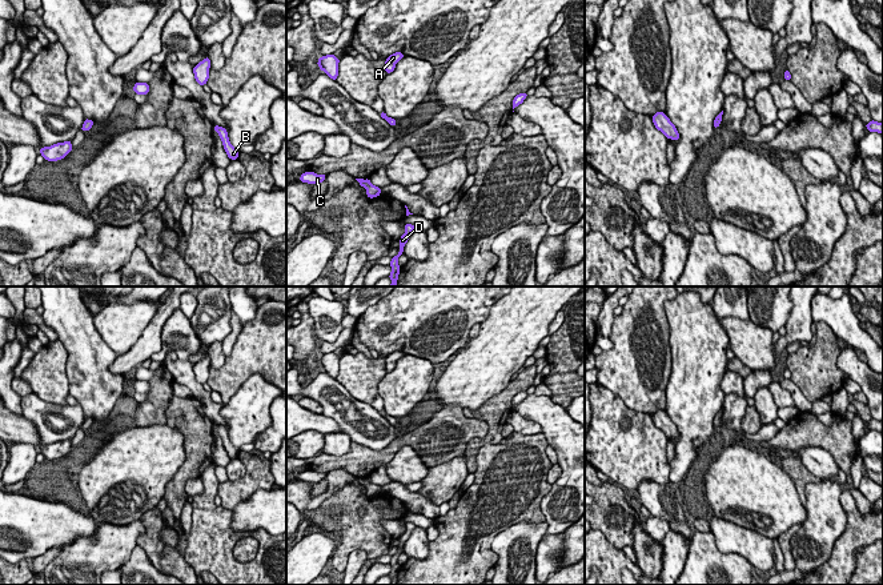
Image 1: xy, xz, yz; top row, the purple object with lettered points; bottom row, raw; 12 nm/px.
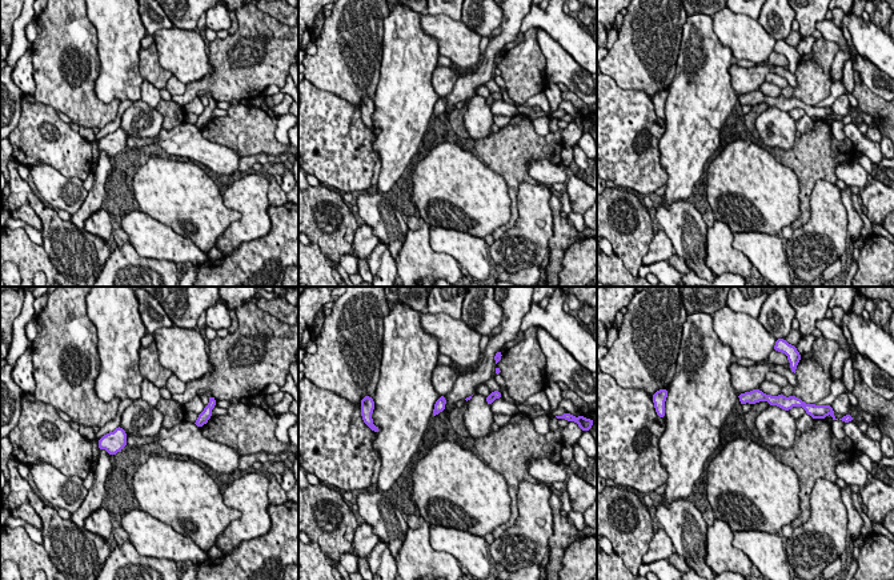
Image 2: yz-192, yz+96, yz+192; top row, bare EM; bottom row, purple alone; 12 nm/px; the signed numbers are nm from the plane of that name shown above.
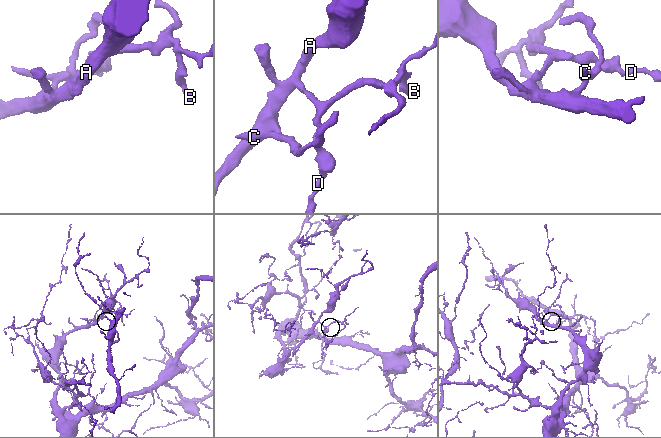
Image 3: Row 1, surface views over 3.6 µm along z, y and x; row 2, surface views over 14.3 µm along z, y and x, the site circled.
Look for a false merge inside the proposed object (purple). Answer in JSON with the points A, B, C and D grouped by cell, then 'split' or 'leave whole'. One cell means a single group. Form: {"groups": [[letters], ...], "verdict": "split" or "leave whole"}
{"groups": [["A", "B", "C", "D"]], "verdict": "leave whole"}

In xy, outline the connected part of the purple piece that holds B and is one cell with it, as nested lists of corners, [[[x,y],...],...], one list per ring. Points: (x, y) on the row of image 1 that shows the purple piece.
[[[213,125],[213,129],[218,133],[228,157],[230,160],[237,160],[240,151],[230,144],[228,131],[218,125]]]

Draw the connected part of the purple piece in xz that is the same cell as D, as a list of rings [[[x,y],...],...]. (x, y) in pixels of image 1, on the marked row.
[[[405,224],[405,229],[406,229],[405,233],[400,239],[400,243],[401,243],[398,247],[400,252],[394,257],[392,257],[392,261],[390,261],[390,267],[392,267],[392,272],[389,275],[389,279],[392,280],[390,287],[397,287],[397,280],[401,269],[401,267],[398,265],[398,257],[404,253],[404,247],[408,243],[416,227],[413,224]]]

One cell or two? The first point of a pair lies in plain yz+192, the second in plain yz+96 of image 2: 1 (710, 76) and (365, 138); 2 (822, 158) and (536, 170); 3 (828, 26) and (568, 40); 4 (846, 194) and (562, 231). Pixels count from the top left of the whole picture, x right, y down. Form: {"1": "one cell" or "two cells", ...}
{"1": "two cells", "2": "two cells", "3": "two cells", "4": "one cell"}

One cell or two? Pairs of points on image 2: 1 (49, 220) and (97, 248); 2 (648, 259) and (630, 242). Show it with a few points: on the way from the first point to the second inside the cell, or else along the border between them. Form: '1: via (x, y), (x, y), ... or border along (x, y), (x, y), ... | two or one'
1: via (61, 232), (77, 248), (85, 248) | one
2: border along (654, 235), (640, 264) | two

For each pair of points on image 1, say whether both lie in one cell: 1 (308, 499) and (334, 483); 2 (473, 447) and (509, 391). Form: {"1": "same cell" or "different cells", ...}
{"1": "same cell", "2": "same cell"}

